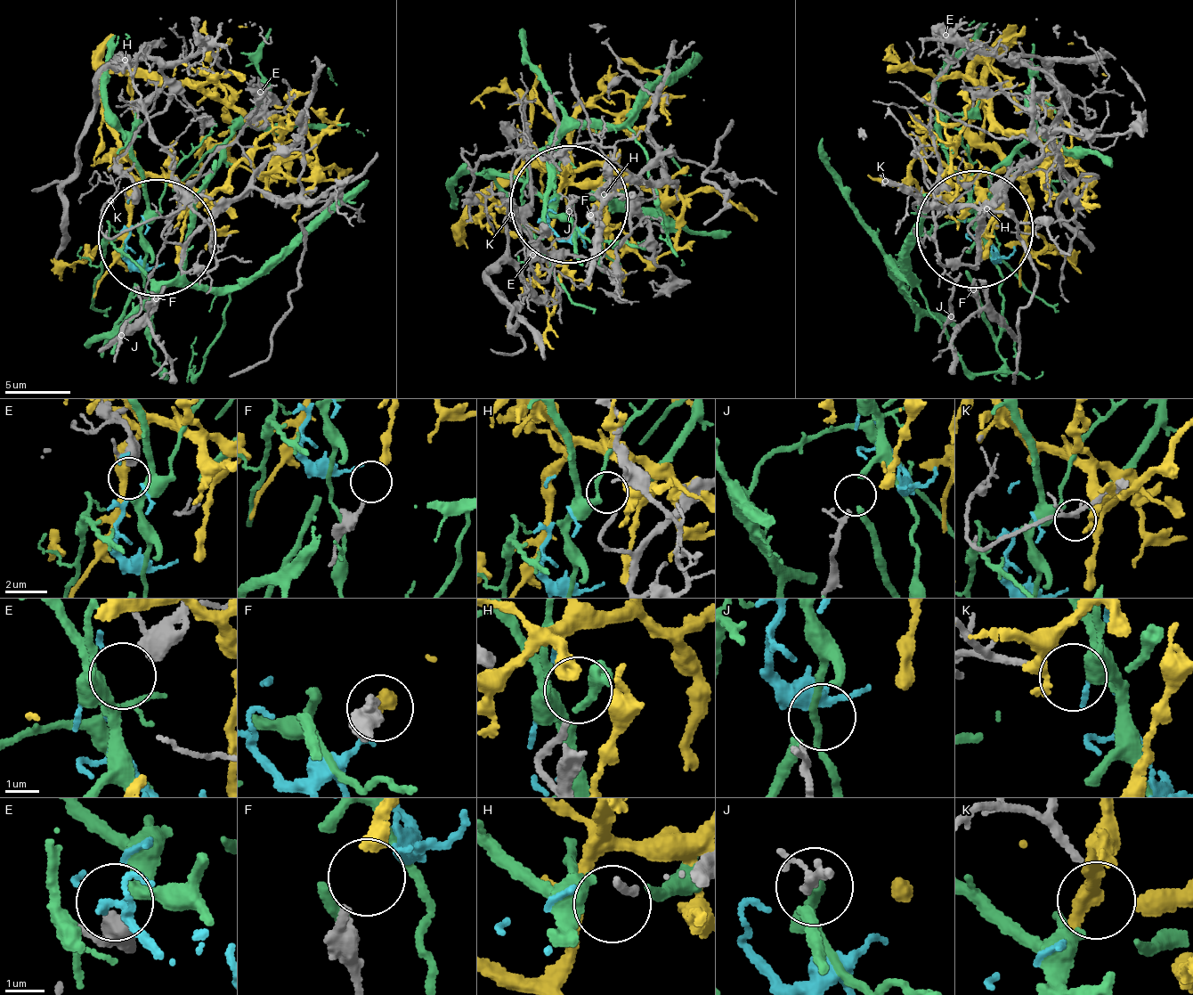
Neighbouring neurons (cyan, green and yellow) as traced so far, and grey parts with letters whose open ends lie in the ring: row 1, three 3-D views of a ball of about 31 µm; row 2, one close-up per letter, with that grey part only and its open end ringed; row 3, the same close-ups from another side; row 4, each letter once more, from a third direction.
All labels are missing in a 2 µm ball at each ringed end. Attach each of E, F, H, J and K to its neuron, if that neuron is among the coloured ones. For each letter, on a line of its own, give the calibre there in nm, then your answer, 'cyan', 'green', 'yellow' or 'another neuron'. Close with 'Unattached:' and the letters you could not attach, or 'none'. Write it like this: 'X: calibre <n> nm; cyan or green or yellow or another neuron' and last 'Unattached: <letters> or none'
E: calibre 400 nm; cyan
F: calibre 220 nm; yellow
H: calibre 180 nm; another neuron
J: calibre 160 nm; another neuron
K: calibre 170 nm; another neuron
Unattached: H, J, K

